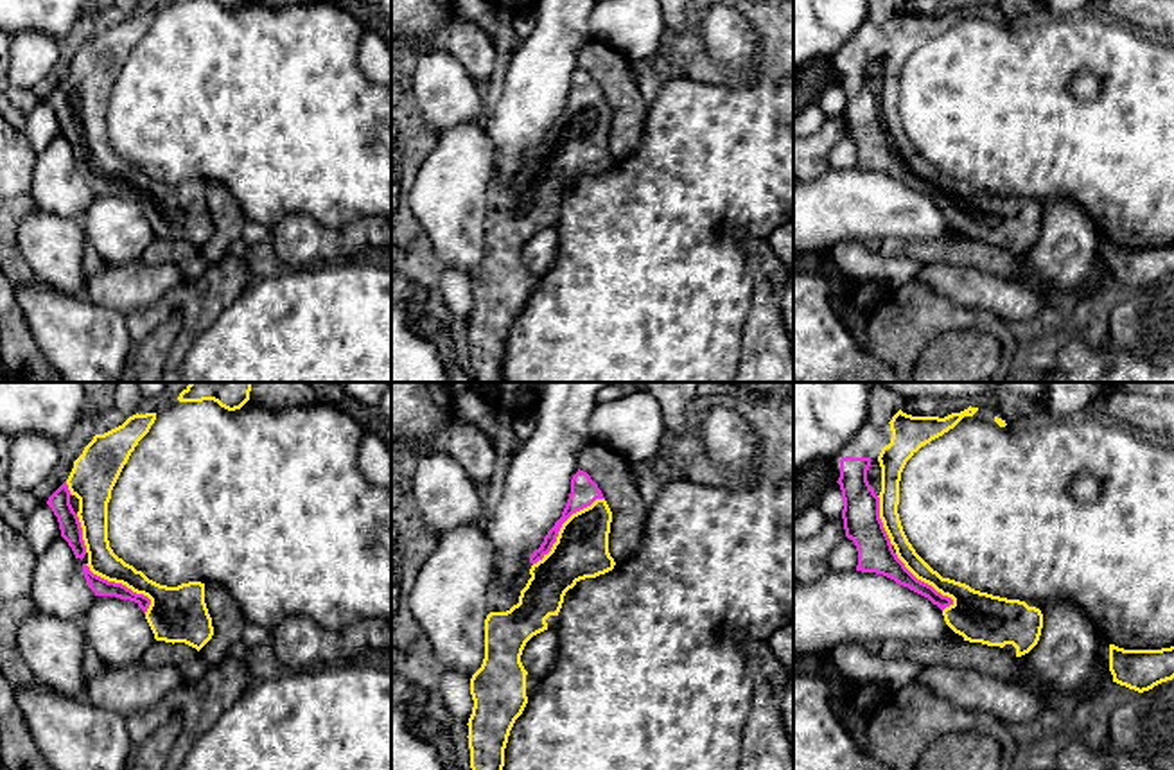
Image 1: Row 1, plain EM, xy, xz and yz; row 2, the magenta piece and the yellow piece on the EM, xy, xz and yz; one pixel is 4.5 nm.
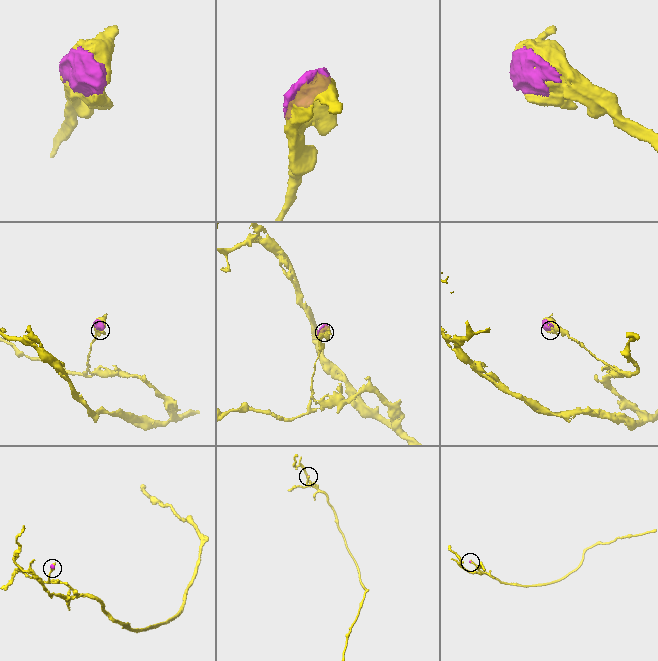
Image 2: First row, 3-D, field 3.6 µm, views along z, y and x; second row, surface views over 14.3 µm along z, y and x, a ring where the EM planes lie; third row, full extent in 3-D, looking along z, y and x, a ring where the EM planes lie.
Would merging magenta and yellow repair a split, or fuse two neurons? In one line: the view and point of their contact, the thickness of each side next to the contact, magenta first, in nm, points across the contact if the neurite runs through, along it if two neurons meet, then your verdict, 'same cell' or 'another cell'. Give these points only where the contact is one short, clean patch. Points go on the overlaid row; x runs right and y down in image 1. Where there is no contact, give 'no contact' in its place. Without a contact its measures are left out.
xz (562, 523) | 120/240 nm | same cell

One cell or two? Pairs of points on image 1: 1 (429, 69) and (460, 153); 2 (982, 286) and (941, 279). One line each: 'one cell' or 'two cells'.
1: two cells
2: one cell

